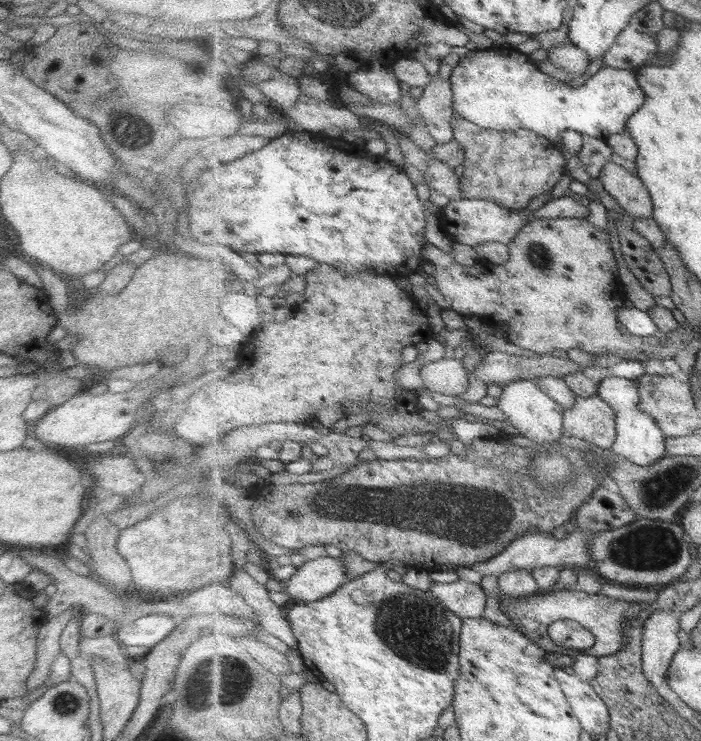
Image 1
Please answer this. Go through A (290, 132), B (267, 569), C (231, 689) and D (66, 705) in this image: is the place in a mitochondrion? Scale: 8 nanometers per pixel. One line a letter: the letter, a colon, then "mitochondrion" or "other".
A: other
B: other
C: mitochondrion
D: mitochondrion

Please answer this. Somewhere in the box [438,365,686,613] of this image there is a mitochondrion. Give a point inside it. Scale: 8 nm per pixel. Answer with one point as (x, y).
(647, 546)

